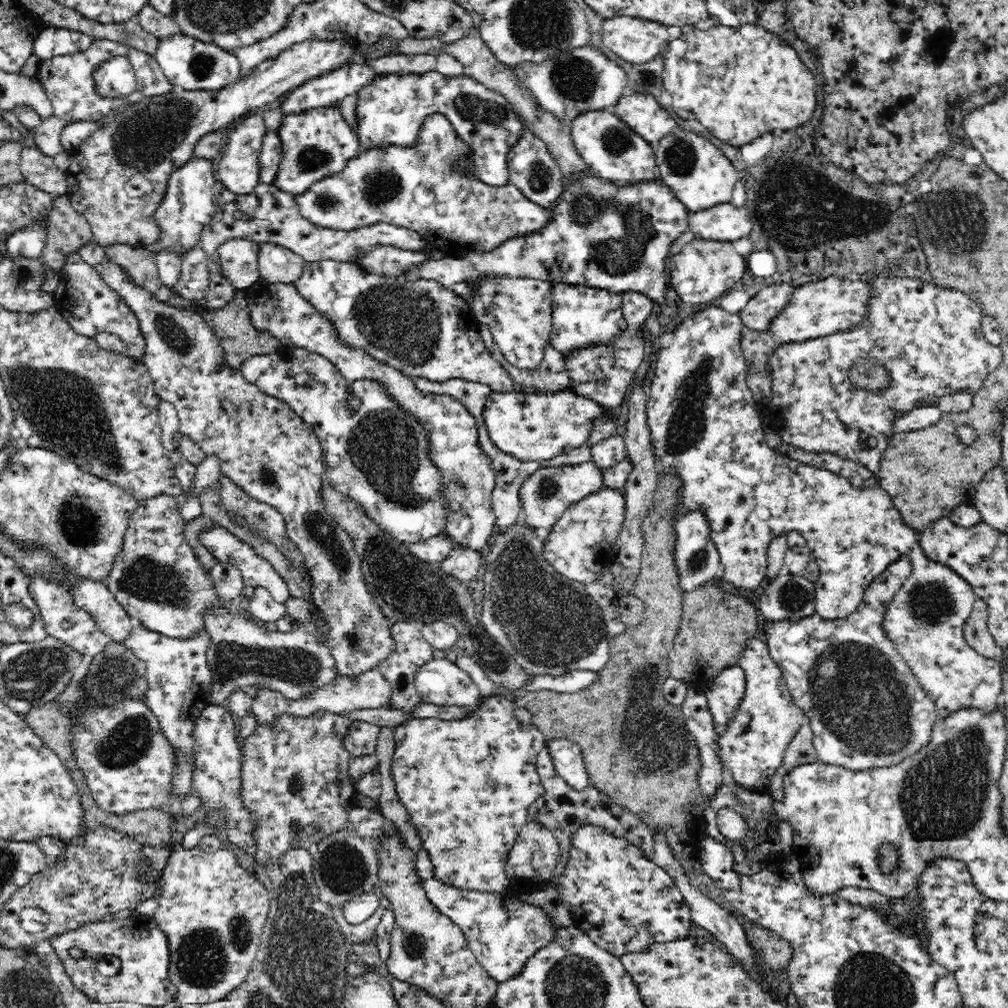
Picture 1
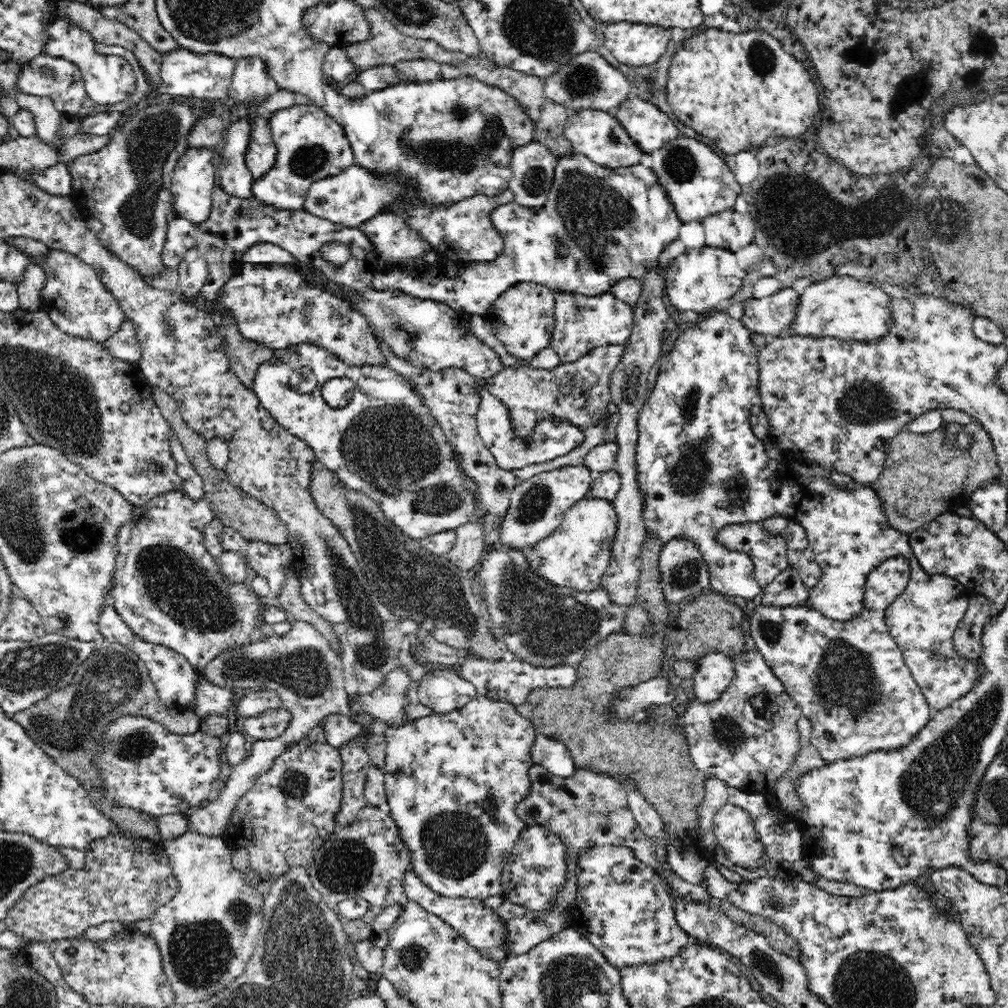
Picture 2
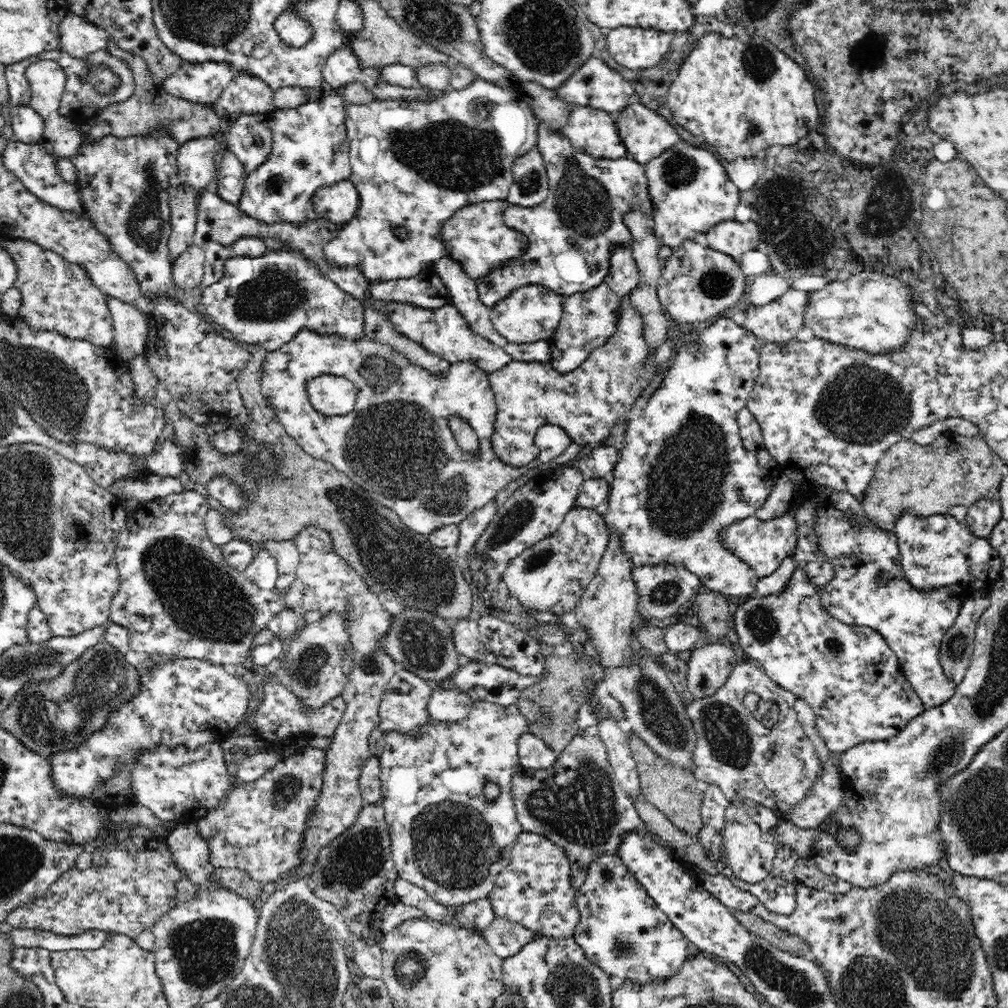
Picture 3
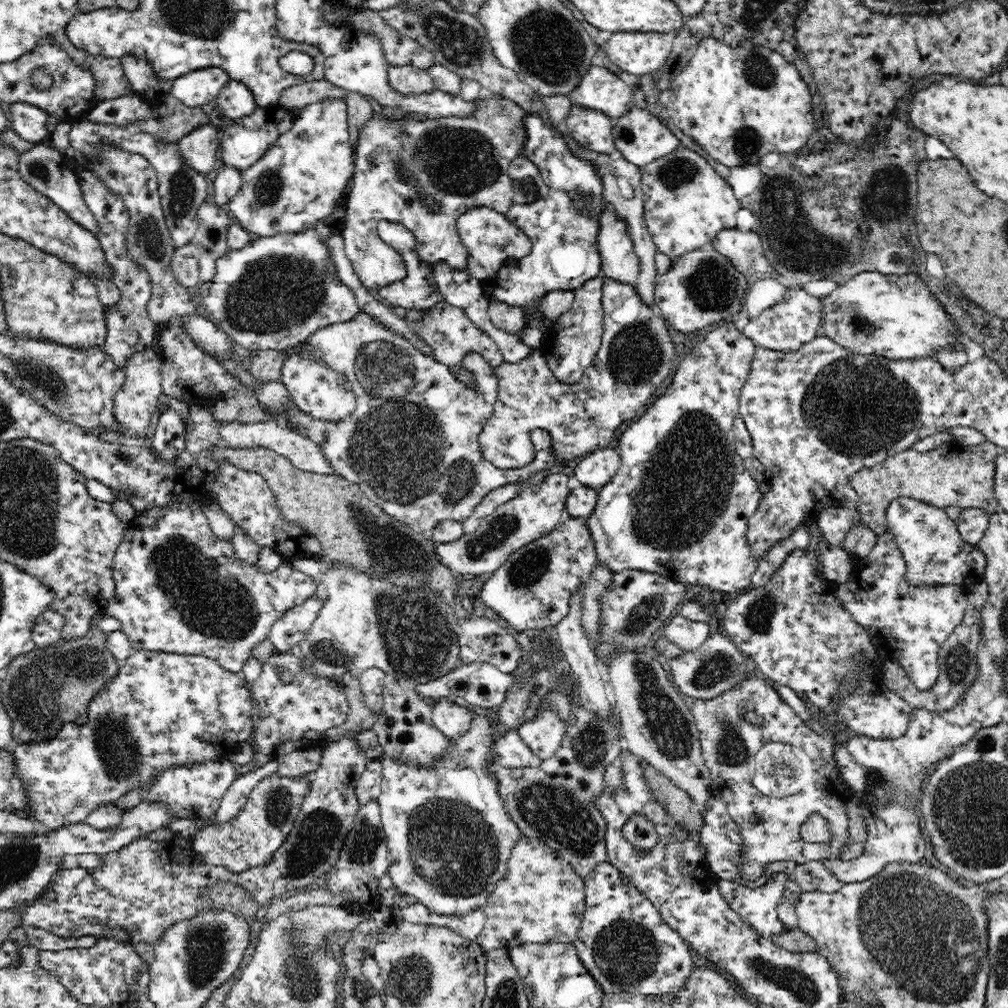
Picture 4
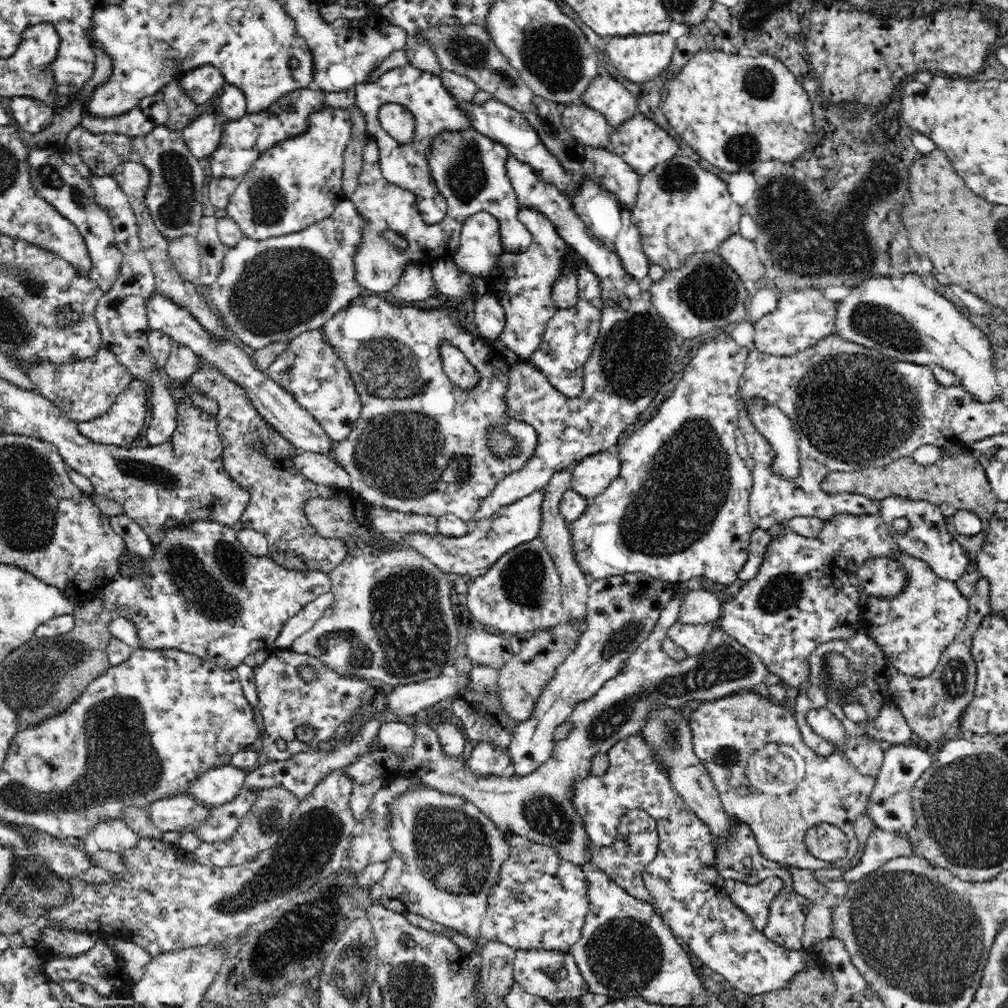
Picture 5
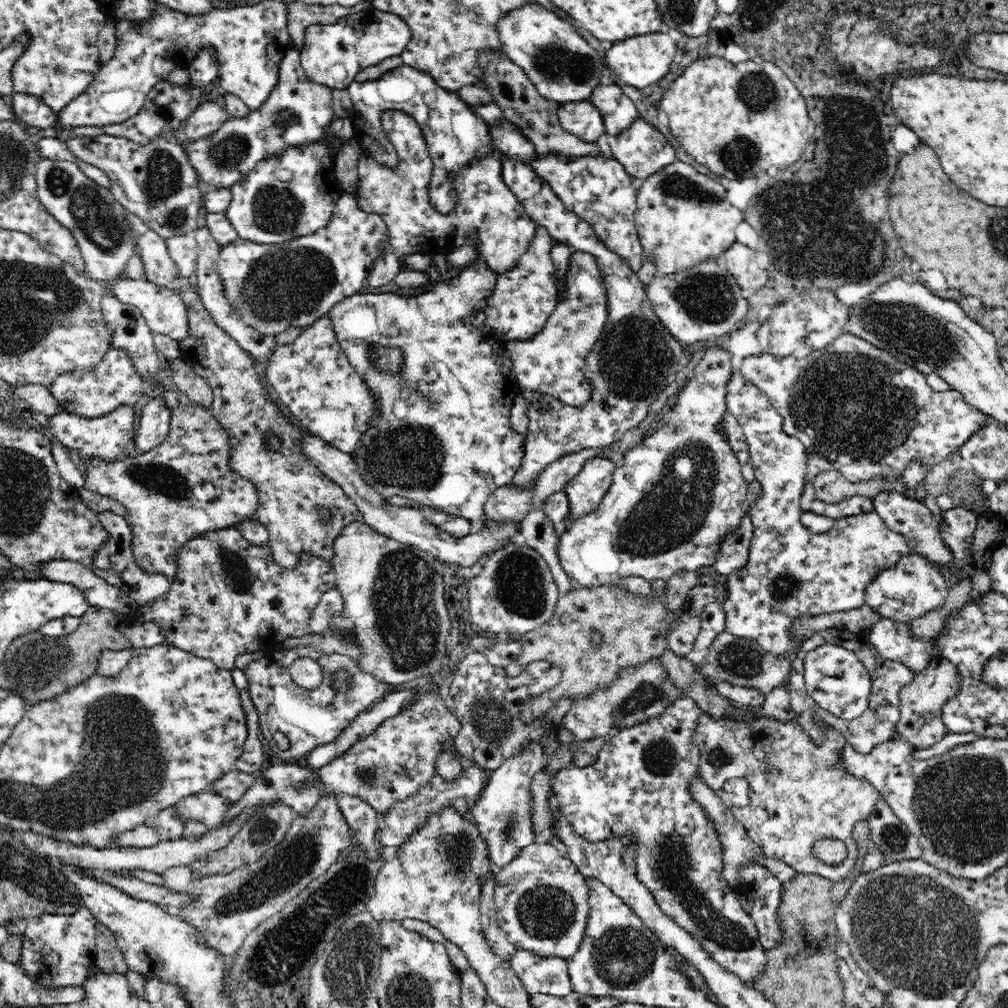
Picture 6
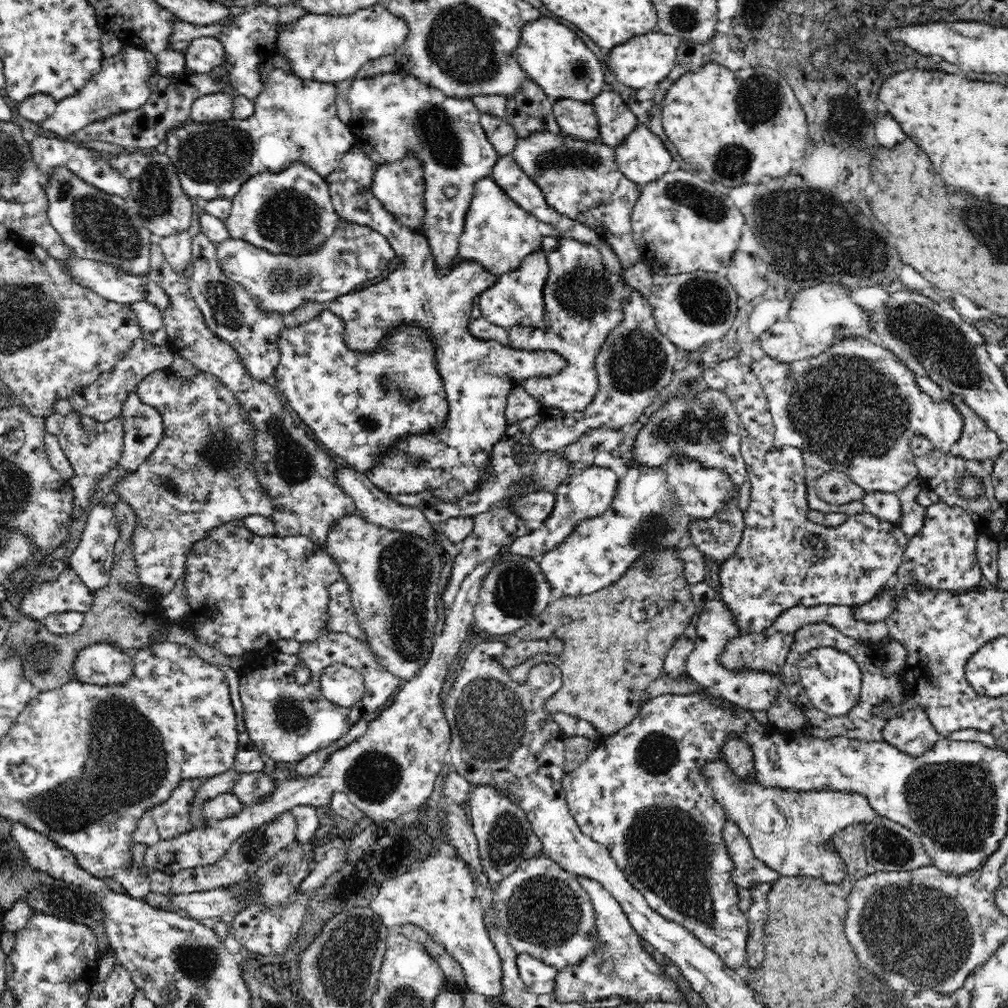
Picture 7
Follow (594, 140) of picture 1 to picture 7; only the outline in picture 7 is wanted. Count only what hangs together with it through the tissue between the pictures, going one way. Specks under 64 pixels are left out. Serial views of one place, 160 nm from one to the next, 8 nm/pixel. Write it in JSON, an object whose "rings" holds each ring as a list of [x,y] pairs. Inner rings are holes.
{"rings":[[[574,99],[553,100],[553,113],[563,134],[582,140],[599,139],[598,117],[591,103]]]}

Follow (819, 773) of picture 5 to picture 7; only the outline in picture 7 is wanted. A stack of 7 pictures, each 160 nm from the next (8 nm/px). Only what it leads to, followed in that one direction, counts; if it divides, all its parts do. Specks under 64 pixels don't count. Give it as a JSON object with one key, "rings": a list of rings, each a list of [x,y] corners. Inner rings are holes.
{"rings":[[[722,757],[709,761],[702,767],[702,772],[707,783],[712,787],[714,797],[722,804],[728,819],[732,820],[748,840],[754,857],[764,862],[764,865],[774,870],[782,877],[812,874],[827,883],[837,883],[846,876],[844,862],[839,858],[836,851],[828,850],[826,842],[833,834],[851,825],[868,824],[876,820],[877,813],[870,807],[866,797],[860,793],[850,792],[787,792],[778,788],[768,788],[756,782],[754,776],[740,778],[736,777],[733,769],[726,764]]]}

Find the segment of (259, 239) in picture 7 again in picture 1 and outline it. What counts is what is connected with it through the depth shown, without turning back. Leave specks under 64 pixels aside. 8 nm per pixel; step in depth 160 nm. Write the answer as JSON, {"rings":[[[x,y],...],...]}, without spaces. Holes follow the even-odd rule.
{"rings":[[[338,106],[314,108],[299,116],[286,116],[278,135],[282,141],[283,156],[274,184],[292,193],[292,196],[304,192],[325,176],[342,172],[346,163],[362,151],[358,133],[342,118]]]}

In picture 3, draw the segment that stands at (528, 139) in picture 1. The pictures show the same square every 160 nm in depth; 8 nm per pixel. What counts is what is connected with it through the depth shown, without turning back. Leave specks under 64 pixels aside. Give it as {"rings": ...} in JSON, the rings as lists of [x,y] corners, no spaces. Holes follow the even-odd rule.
{"rings":[[[532,147],[513,164],[513,183],[507,201],[512,206],[534,207],[546,200],[549,182],[544,160],[538,147]]]}

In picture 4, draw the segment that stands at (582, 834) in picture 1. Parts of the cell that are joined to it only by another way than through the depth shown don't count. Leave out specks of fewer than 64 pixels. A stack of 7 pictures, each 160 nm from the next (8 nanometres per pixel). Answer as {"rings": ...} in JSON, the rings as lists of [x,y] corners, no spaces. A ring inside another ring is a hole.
{"rings":[[[608,861],[598,864],[592,872],[583,878],[585,884],[585,913],[573,943],[580,960],[594,980],[601,985],[605,994],[627,992],[646,996],[660,996],[663,993],[678,992],[688,980],[695,965],[692,962],[690,948],[670,929],[658,909],[636,887],[629,877],[620,873]]]}

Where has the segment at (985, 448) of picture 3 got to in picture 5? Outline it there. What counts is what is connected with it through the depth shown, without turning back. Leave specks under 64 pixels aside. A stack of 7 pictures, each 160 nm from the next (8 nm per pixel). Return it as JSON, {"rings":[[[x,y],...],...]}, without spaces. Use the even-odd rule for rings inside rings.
{"rings":[[[969,451],[962,456],[941,459],[934,466],[922,467],[911,456],[900,458],[880,468],[860,469],[854,472],[830,472],[821,483],[821,492],[831,497],[844,492],[862,494],[872,500],[902,496],[910,500],[926,500],[935,505],[947,503],[957,511],[970,511],[976,514],[982,521],[989,520],[1000,507],[998,497],[986,478],[985,468]]]}

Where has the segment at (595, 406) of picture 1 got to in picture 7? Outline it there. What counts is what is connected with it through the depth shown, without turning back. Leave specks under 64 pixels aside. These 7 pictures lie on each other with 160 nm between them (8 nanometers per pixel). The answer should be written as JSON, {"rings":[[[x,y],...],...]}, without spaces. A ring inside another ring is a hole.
{"rings":[[[354,144],[342,156],[338,168],[329,174],[326,183],[329,184],[330,198],[340,219],[359,225],[369,225],[370,228],[382,233],[389,240],[390,247],[400,257],[396,268],[390,270],[386,280],[376,282],[362,290],[339,295],[337,299],[328,303],[328,309],[336,314],[344,323],[343,340],[351,351],[370,355],[381,348],[382,342],[392,334],[395,327],[415,326],[421,327],[431,337],[435,347],[435,362],[438,373],[446,389],[449,412],[443,427],[424,434],[411,434],[409,437],[400,437],[390,450],[380,454],[380,460],[367,472],[370,482],[382,488],[391,495],[416,494],[422,490],[430,492],[439,499],[452,502],[466,494],[480,490],[480,484],[486,478],[491,478],[488,471],[489,460],[492,459],[493,447],[504,437],[508,421],[505,419],[505,408],[508,395],[515,387],[521,387],[524,380],[531,377],[554,377],[566,368],[567,362],[553,351],[520,351],[496,340],[483,340],[474,337],[469,332],[472,320],[472,302],[476,294],[492,287],[497,280],[494,273],[488,272],[482,264],[476,261],[464,260],[458,266],[451,267],[443,275],[436,272],[434,257],[432,256],[428,241],[422,233],[412,230],[400,219],[388,212],[383,204],[372,194],[372,182],[375,164],[360,147]]]}

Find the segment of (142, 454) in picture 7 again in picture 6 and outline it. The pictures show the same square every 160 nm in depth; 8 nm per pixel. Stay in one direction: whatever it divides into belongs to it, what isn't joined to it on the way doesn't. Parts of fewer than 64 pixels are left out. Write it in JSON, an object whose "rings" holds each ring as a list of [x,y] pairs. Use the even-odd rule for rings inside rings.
{"rings":[[[160,397],[150,399],[140,410],[140,423],[133,438],[136,455],[142,456],[162,445],[169,430],[170,409]]]}

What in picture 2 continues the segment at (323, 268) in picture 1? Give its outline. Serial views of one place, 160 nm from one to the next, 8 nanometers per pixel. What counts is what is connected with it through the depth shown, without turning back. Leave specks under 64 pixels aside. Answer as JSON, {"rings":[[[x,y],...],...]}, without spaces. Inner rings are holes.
{"rings":[[[368,288],[363,289],[360,294],[356,311],[366,317],[367,325],[376,340],[385,343],[395,356],[408,359],[415,367],[424,367],[436,372],[448,370],[450,367],[462,368],[471,376],[484,380],[497,375],[505,367],[500,356],[472,333],[469,322],[471,316],[463,309],[456,310],[435,300],[422,300],[398,289]]]}

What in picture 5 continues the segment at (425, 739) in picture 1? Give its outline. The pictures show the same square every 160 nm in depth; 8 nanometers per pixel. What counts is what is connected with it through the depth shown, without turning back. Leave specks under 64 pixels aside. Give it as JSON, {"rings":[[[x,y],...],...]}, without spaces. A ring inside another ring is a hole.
{"rings":[[[421,784],[412,785],[410,789],[405,790],[402,794],[396,794],[395,800],[390,804],[390,811],[391,813],[388,814],[387,835],[390,836],[394,852],[387,861],[387,870],[384,877],[368,888],[368,897],[371,904],[382,905],[382,907],[390,909],[392,912],[402,913],[403,915],[412,913],[423,916],[466,936],[473,944],[477,945],[482,932],[482,919],[487,911],[490,891],[496,886],[502,864],[509,858],[510,848],[507,834],[502,833],[502,830],[492,820],[489,820],[476,805],[473,805],[473,802],[466,801],[465,798],[458,797],[456,794],[440,793],[438,789],[432,789],[430,786],[426,788],[426,785]]]}

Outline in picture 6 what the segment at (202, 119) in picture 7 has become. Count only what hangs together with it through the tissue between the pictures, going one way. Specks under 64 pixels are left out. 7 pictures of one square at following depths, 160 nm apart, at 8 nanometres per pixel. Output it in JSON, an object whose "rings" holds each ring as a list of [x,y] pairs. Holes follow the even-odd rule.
{"rings":[[[203,100],[198,102],[195,110],[185,120],[186,138],[198,140],[206,138],[206,136],[209,137],[228,119],[230,119],[230,114],[226,111],[225,106],[220,105],[217,101]]]}

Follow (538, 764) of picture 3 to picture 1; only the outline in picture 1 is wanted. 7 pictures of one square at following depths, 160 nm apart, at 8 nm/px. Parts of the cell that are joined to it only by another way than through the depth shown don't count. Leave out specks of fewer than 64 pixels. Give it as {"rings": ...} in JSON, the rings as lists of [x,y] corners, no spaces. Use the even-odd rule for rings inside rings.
{"rings":[[[568,739],[550,740],[545,742],[548,747],[554,768],[574,790],[586,791],[592,786],[590,775],[584,763],[582,747],[578,743]]]}

